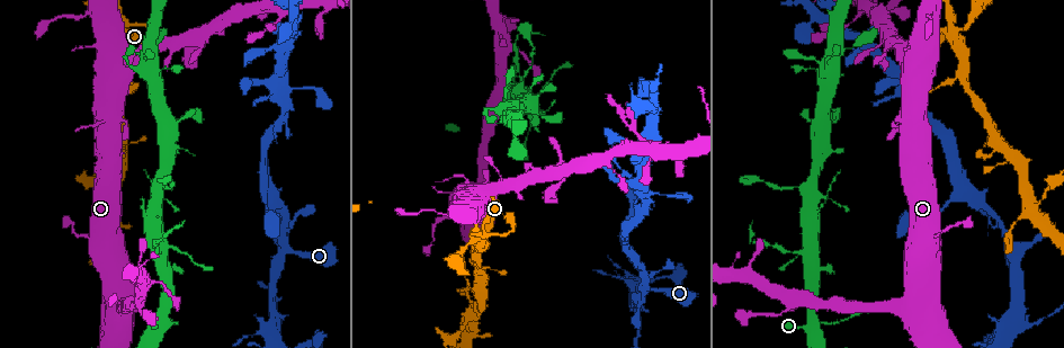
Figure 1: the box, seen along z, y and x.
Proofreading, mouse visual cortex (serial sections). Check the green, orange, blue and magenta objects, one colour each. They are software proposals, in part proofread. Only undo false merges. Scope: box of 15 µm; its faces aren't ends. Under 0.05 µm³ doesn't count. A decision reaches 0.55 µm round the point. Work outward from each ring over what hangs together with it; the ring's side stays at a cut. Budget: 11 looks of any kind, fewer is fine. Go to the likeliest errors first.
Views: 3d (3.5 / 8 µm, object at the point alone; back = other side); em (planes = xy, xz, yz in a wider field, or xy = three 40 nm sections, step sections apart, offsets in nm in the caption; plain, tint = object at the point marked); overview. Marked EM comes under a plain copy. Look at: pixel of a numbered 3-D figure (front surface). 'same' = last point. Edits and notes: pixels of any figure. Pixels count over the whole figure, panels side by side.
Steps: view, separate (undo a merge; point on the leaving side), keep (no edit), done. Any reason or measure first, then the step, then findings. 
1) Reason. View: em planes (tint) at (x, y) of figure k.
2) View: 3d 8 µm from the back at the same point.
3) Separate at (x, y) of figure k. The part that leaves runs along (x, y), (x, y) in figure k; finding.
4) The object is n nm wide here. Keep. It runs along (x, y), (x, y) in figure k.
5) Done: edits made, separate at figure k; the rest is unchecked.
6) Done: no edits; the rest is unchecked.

View: 3d 3.5 µm at (791, 252) of figure 1.

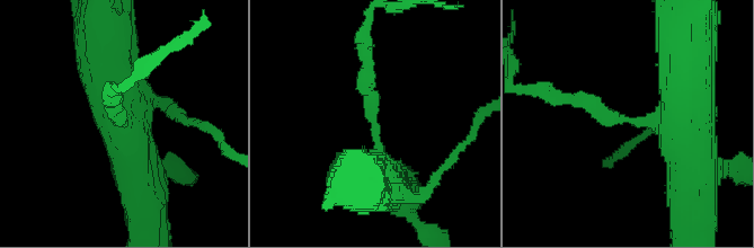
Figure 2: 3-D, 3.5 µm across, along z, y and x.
The arms are 200, 600 nm wide. View: em xy step 1 (tint) at (120, 121) of figure 2.

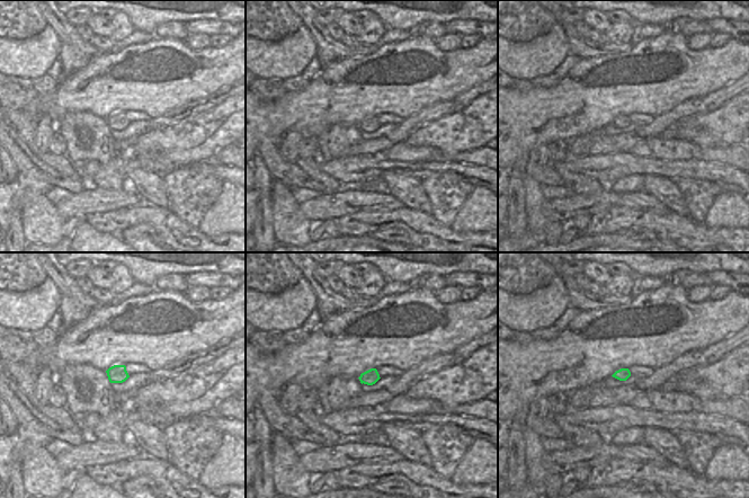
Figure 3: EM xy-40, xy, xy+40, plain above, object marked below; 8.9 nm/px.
Separate at (364, 90) of figure 2. The part that leaves runs along (373, 121), (363, 49), (366, 26) in figure 2; two cells meet here.

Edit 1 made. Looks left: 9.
See it whole again. View: overview.

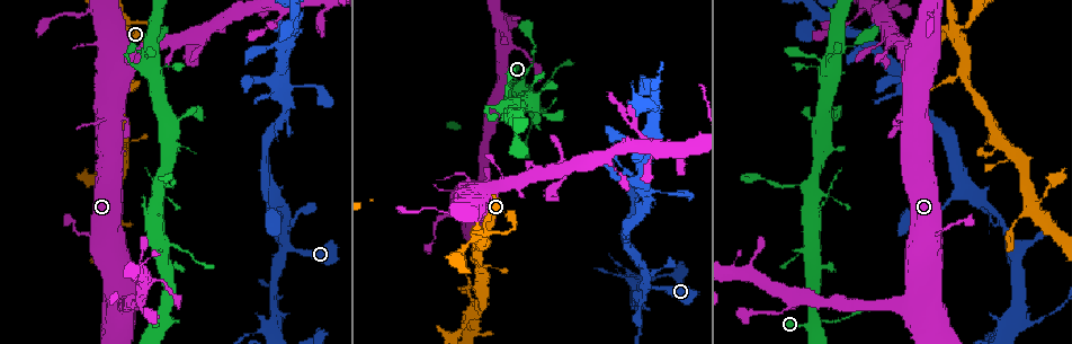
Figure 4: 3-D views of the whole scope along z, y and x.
Thin arm on a thick one. View: 3d 3.5 µm at (284, 245) of figure 4.

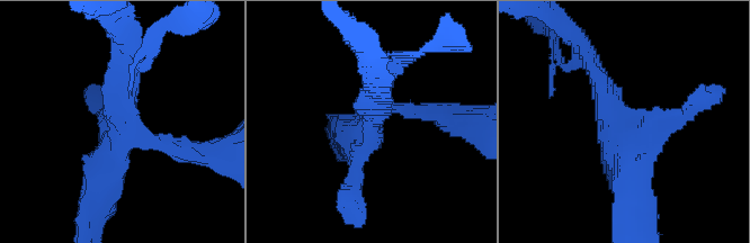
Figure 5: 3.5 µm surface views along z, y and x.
4 arms meet here; the arms are 150, 250, 300, 500 nm wide. Keep. It runs along (192, 154), (126, 129), (126, 61) in figure 5; continuous, no second cell.

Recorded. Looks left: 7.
Sudden change in width. View: 3d 3.5 µm at (1034, 324) of figure 4.

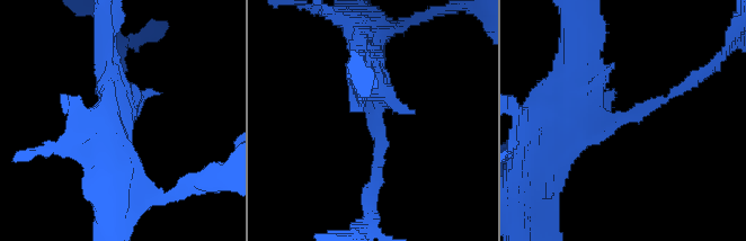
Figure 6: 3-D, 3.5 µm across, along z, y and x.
Now the EM. View: em xy step 2 (tint) at (628, 119) of figure 6.

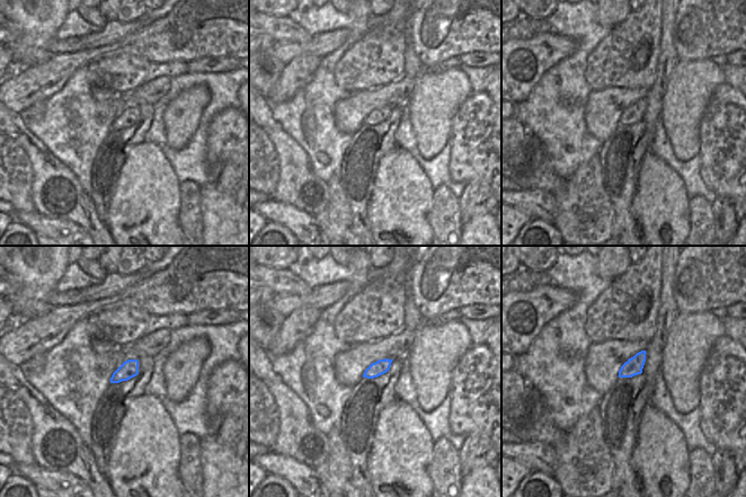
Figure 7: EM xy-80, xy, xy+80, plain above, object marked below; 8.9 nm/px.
The arms are 150, 400 nm wide. Separate at (376, 171) of figure 6. The part that leaves runs along (378, 136), (364, 223) in figure 6; two cells meet here.

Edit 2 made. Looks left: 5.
See it whole again. View: overview.

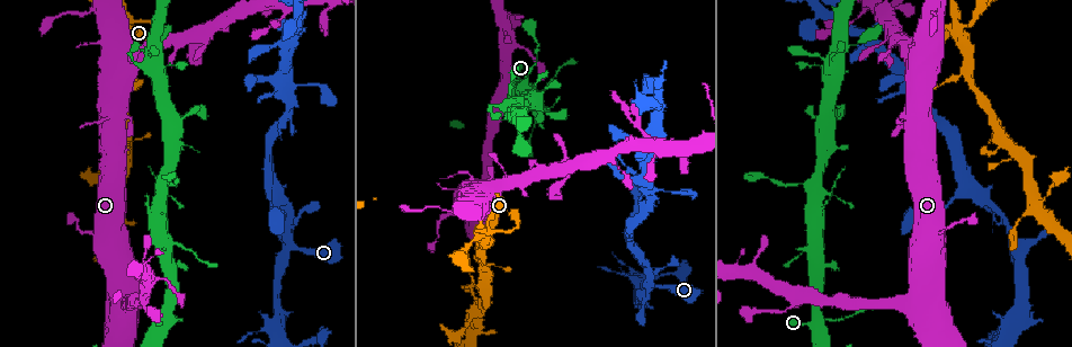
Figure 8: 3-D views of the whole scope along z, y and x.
Thin arm on a thick one. View: 3d 8 µm from the back at (290, 8) of figure 8.

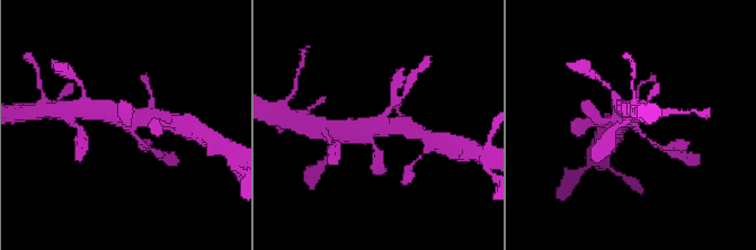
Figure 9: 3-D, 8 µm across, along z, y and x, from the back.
Need the tissue. View: em xy step 3 (tint) at (378, 124) of figure 9.

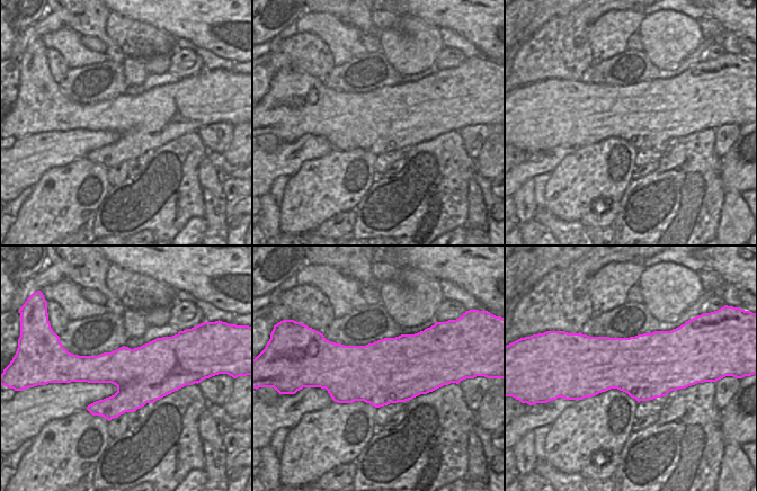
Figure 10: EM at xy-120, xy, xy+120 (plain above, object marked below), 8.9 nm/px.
The object is 600 nm wide here. Keep. It runs along (626, 117), (650, 142) in figure 9; continuous, no second cell.

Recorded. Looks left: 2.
Done: edits made, separate at figure 2, separate at figure 6; the rest is unchecked.

